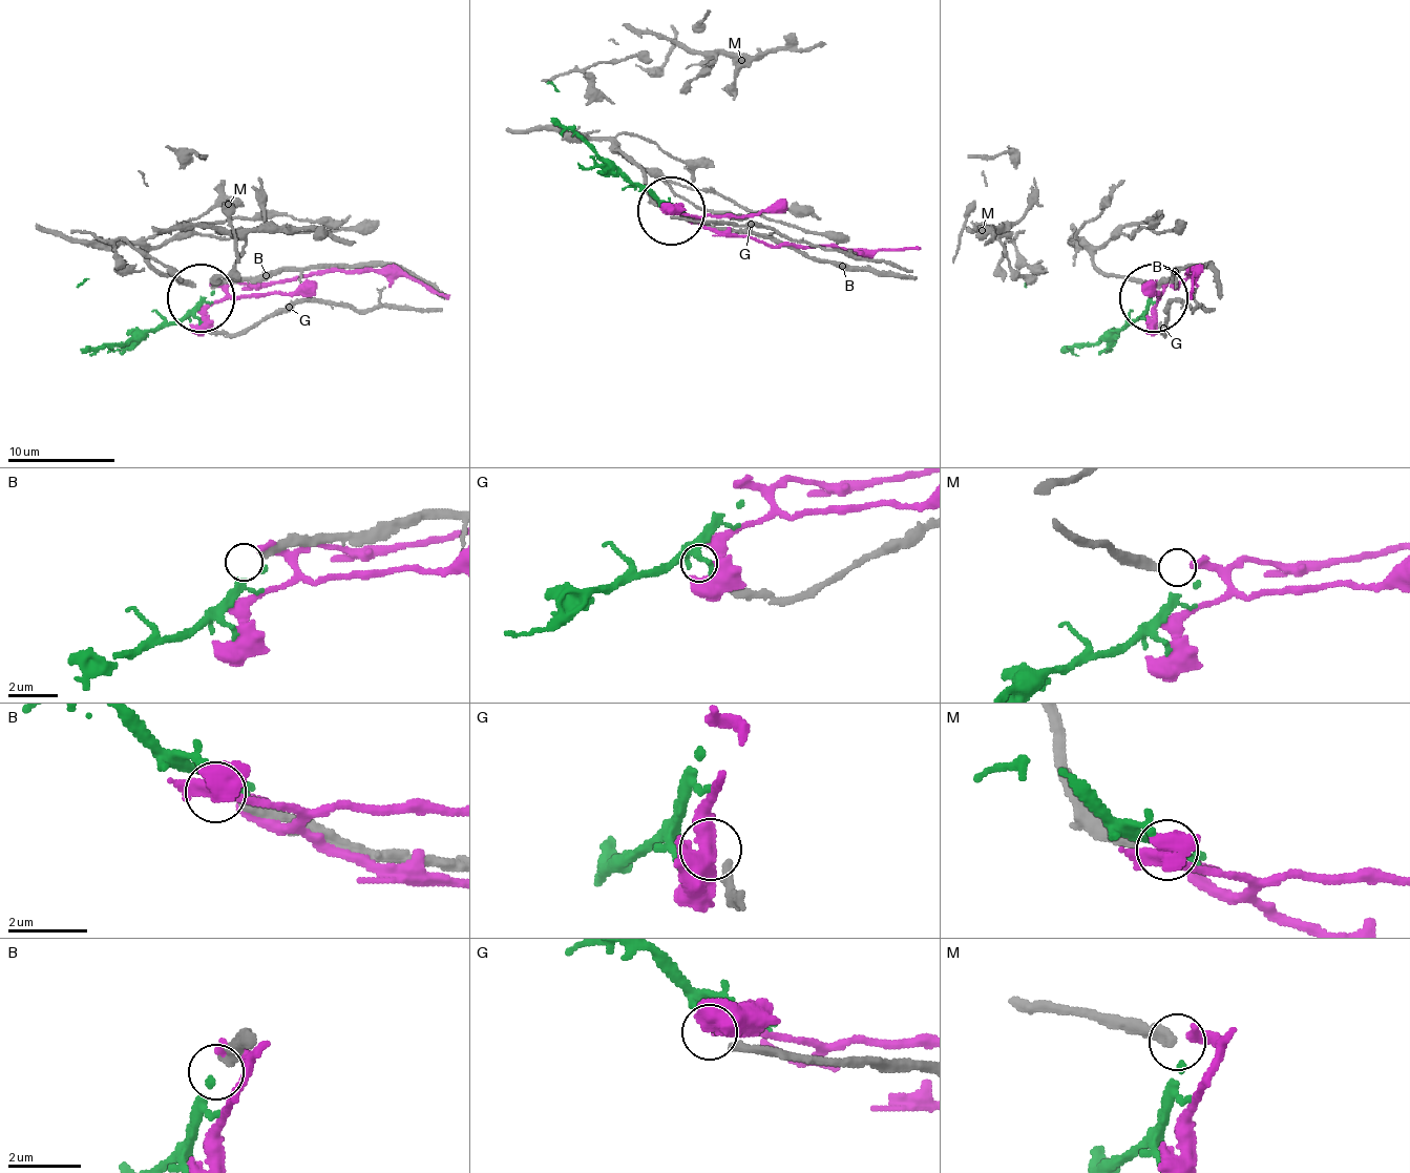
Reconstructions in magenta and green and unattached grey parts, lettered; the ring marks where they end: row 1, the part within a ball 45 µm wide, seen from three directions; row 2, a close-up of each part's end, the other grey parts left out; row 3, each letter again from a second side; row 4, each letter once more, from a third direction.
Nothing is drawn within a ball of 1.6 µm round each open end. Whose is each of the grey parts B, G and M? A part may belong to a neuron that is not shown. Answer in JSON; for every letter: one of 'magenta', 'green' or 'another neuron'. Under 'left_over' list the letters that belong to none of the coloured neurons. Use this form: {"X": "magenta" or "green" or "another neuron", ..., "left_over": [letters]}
{"B": "green", "G": "another neuron", "M": "magenta", "left_over": ["G"]}

